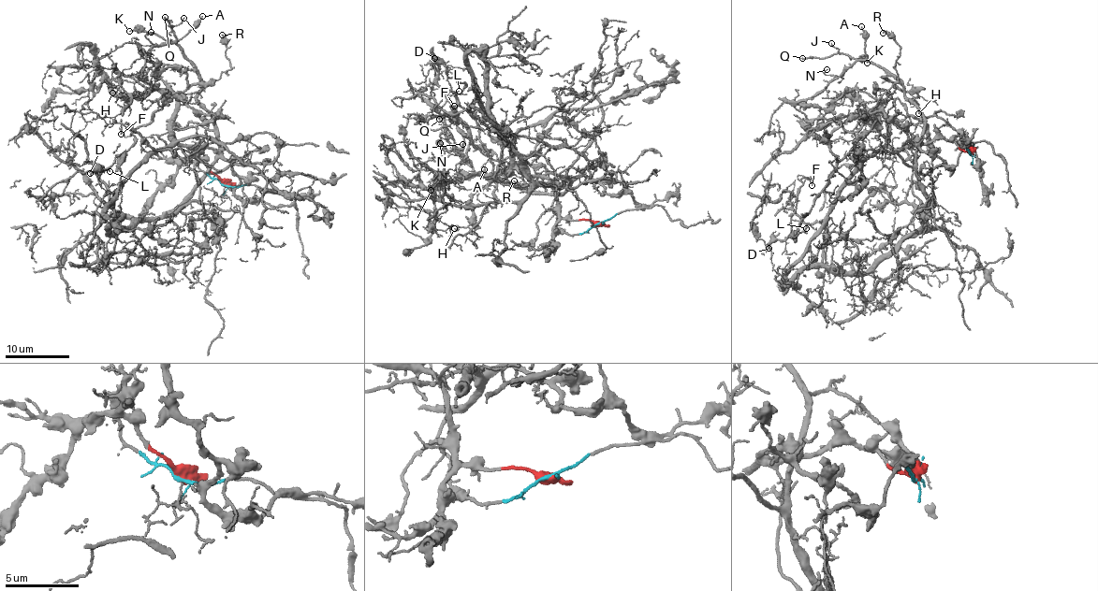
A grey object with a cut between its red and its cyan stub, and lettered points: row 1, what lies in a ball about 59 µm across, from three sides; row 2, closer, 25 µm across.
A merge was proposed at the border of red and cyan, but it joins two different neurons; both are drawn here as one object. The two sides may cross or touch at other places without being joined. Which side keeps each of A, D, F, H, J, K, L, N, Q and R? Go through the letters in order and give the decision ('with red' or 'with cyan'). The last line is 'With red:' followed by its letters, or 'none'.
A: with cyan
D: with red
F: with red
H: with cyan
J: with cyan
K: with cyan
L: with red
N: with cyan
Q: with cyan
R: with cyan
With red: D, F, L

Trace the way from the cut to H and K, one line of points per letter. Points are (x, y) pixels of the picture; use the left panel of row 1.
H: (225, 184), (198, 163), (197, 148), (206, 129), (214, 127), (197, 97), (195, 71), (157, 64), (111, 93)
K: (225, 184), (198, 163), (197, 148), (214, 127), (192, 65), (175, 44), (129, 31)

